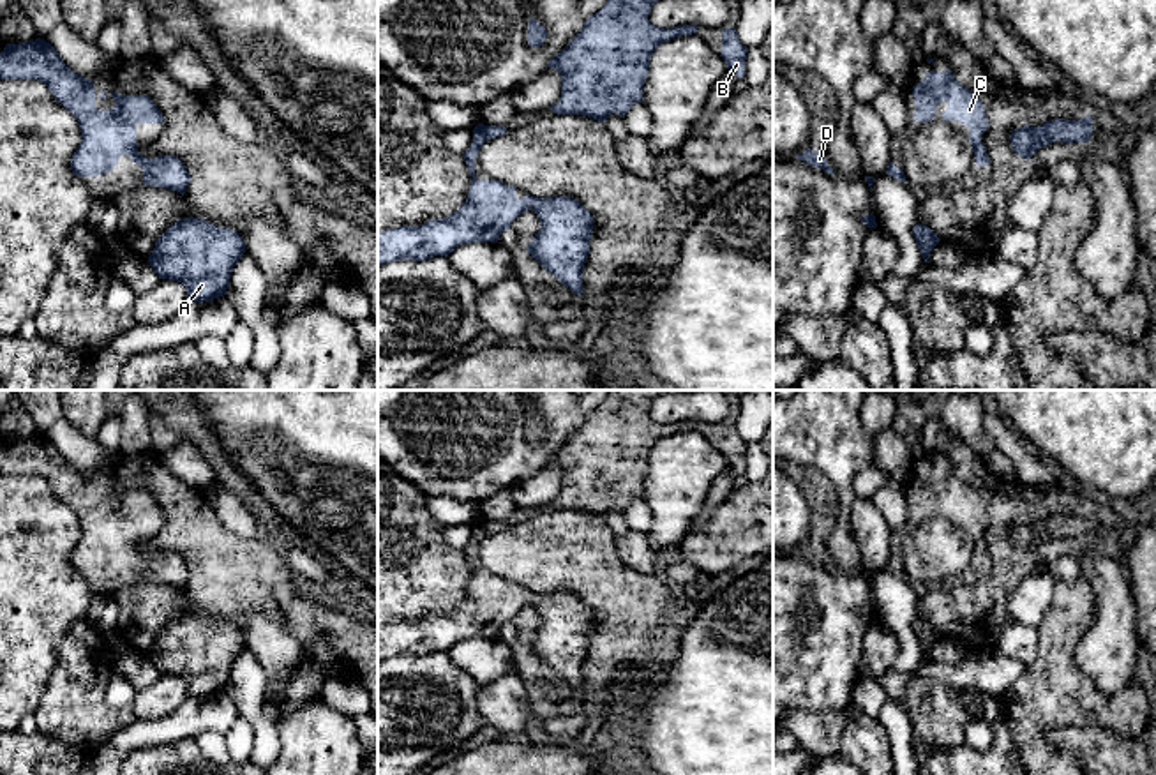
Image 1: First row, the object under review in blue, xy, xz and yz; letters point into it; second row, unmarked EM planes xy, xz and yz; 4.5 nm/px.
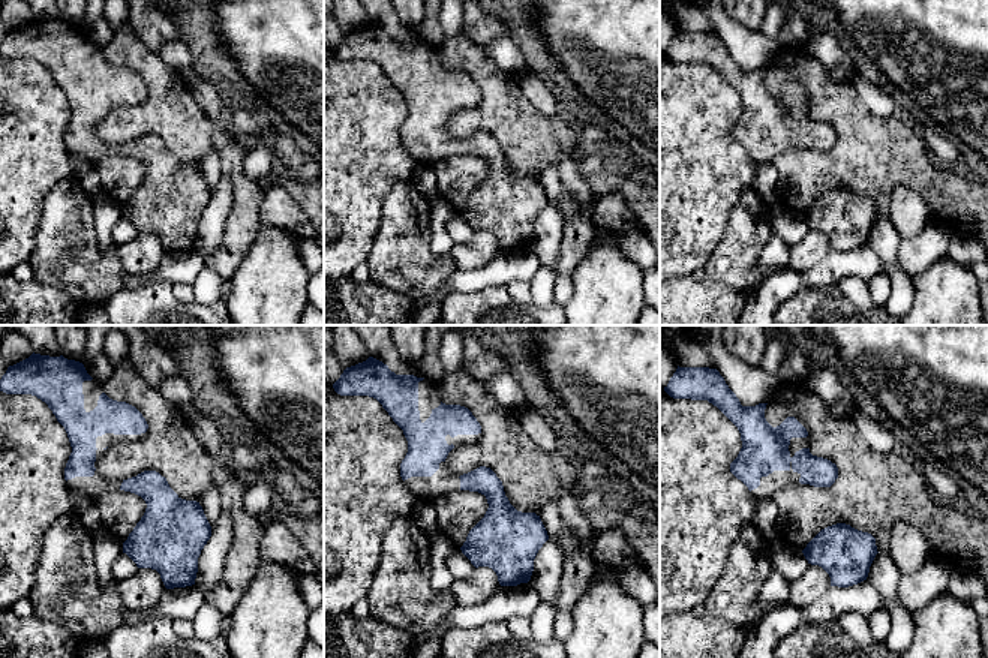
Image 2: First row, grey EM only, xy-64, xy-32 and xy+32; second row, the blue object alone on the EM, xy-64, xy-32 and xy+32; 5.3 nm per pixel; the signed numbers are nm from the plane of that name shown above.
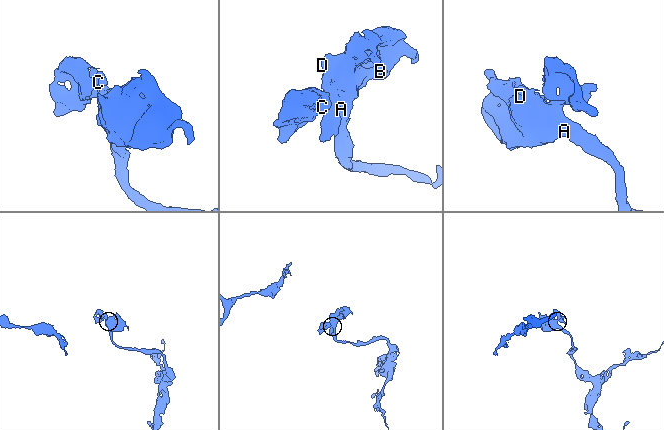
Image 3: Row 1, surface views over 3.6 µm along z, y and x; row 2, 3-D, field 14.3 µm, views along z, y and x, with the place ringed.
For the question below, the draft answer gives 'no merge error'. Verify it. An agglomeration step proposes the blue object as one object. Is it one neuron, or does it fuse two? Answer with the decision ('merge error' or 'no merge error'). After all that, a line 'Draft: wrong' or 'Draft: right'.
no merge error
Draft: right

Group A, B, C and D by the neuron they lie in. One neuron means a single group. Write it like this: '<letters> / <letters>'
A B C D

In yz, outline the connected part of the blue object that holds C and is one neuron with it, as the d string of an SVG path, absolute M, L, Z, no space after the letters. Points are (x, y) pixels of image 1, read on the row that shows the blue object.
M951 69L946 72L930 71L925 79L912 87L914 95L914 117L923 124L935 117L935 106L948 102L948 109L942 111L942 122L957 120L969 127L967 139L972 145L974 162L978 166L988 166L987 147L981 143L981 136L988 127L983 102L964 85L960 85Z

